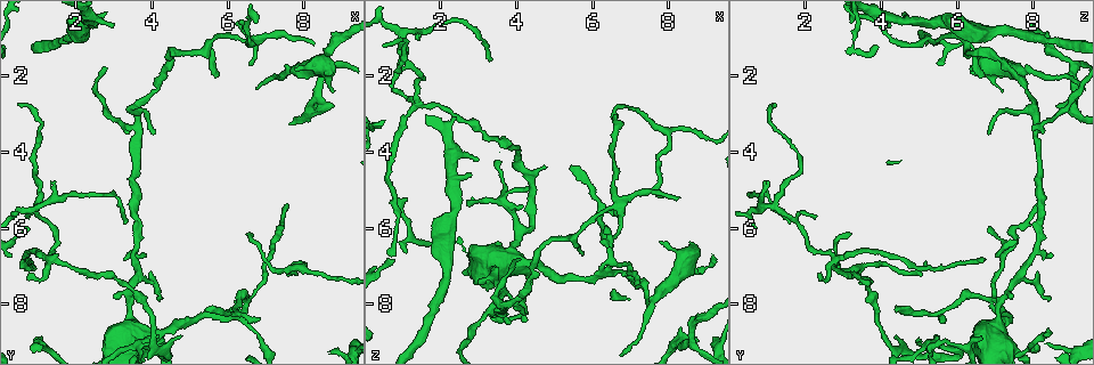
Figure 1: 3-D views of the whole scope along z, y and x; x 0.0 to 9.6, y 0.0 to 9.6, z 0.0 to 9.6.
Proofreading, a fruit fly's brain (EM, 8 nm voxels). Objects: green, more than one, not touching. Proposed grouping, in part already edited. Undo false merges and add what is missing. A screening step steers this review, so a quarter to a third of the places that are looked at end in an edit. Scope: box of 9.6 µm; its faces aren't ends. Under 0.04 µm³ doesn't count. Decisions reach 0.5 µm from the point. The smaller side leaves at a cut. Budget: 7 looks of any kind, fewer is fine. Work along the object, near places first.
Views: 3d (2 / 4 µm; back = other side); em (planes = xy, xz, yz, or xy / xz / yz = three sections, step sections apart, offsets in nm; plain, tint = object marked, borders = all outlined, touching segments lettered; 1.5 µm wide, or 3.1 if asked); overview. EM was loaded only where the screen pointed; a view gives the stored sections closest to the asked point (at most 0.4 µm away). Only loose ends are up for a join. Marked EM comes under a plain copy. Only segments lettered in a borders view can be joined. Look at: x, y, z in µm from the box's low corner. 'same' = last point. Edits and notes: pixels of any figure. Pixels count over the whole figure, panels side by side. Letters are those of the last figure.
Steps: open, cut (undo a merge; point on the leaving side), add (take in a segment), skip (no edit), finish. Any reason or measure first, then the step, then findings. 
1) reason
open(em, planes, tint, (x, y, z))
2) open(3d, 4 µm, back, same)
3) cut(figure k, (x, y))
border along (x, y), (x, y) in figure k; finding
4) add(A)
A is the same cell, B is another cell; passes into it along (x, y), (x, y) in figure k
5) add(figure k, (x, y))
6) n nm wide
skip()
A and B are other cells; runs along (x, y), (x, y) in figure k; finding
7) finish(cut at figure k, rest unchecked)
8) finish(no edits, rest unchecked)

side arm on a straight run
open(3d, 2 µm, (3.60, 3.35, 8.05))

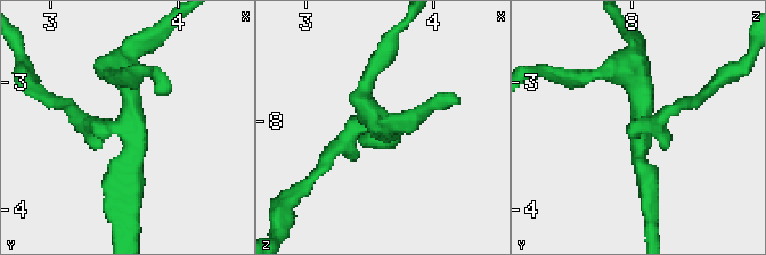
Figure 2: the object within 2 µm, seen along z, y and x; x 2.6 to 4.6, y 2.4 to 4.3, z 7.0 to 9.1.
shape alone is not enough
open(em, planes, borders, (3.64, 3.38, 8.02))

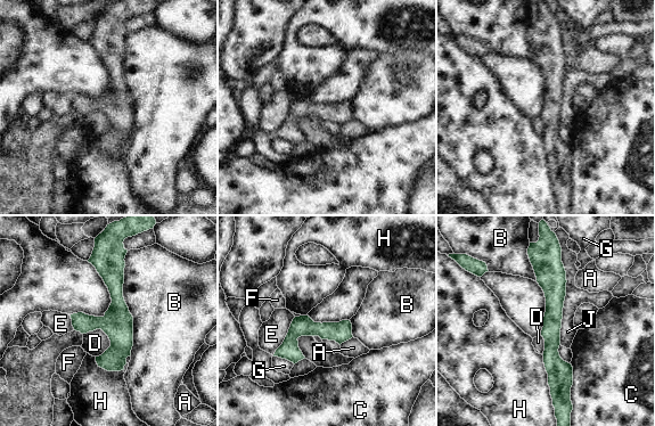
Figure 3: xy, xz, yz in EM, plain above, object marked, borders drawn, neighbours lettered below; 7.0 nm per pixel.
B touches over 750 nm
skip()
A, B, C, D, E, F, G, H and J are other cells; runs along (542, 256), (553, 280), (557, 392) in figure 3; continuous, no second cell

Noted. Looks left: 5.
open(em, xy, step 4, borders, (3.30, 5.85, 1.55))

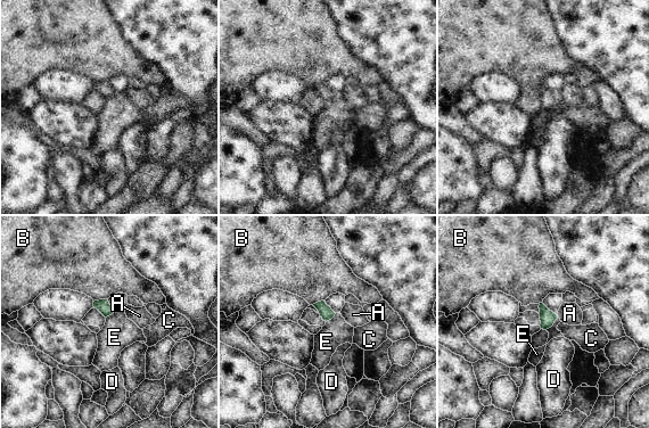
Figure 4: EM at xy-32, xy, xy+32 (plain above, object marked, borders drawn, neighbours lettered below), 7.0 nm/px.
90 nm wide
skip()
A, B, C, D and E are other cells; border along (558, 318), (545, 329) in figure 4; none of them fits

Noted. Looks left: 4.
thin end
open(em, planes, borders, (3.20, 6.85, 8.25))

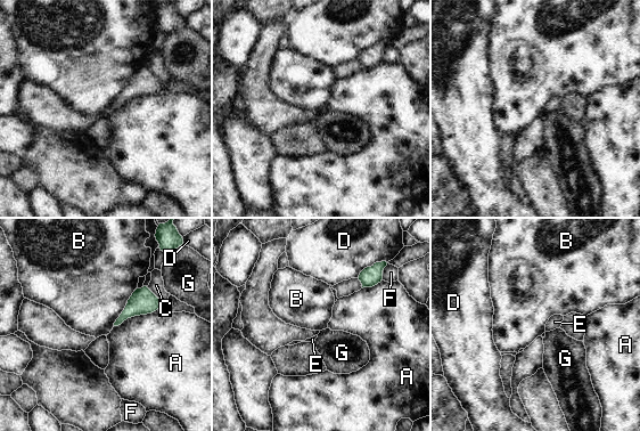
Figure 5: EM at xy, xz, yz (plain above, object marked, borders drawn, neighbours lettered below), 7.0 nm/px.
A touches over 380 nm
skip()
A, B, C, D, E, F and G are other cells; no lettered segment goes on from it

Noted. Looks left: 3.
finish(no edits, rest unchecked)

